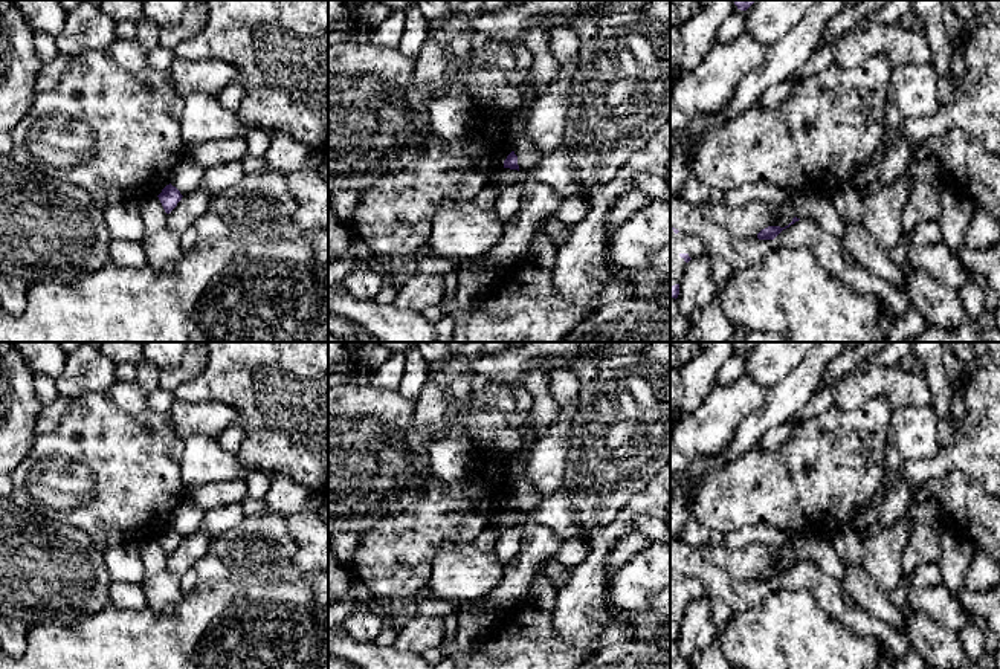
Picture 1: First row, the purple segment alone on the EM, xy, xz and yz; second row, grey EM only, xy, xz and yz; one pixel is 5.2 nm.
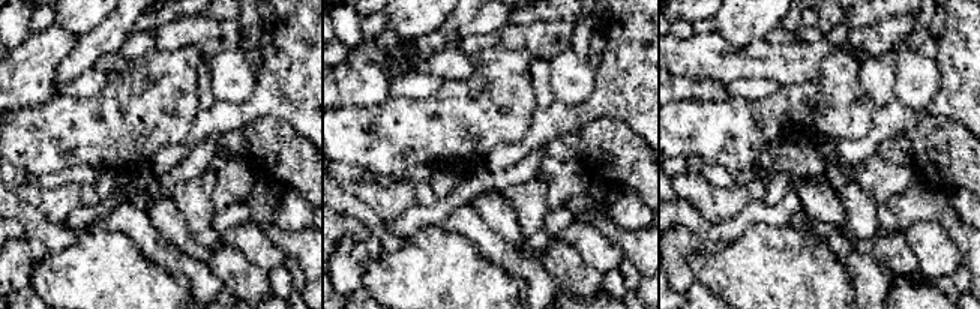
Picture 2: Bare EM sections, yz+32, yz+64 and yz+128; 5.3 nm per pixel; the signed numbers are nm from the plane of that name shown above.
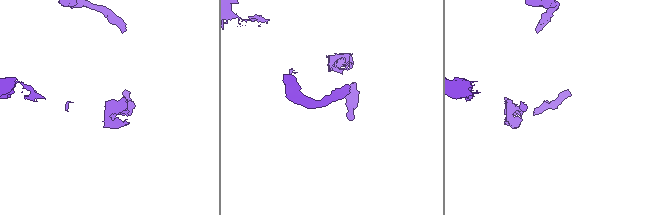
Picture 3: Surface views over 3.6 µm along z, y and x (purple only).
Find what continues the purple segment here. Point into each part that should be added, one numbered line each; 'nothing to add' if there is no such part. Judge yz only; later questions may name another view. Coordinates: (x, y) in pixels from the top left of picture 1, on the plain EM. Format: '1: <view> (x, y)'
1: yz (680, 585)

